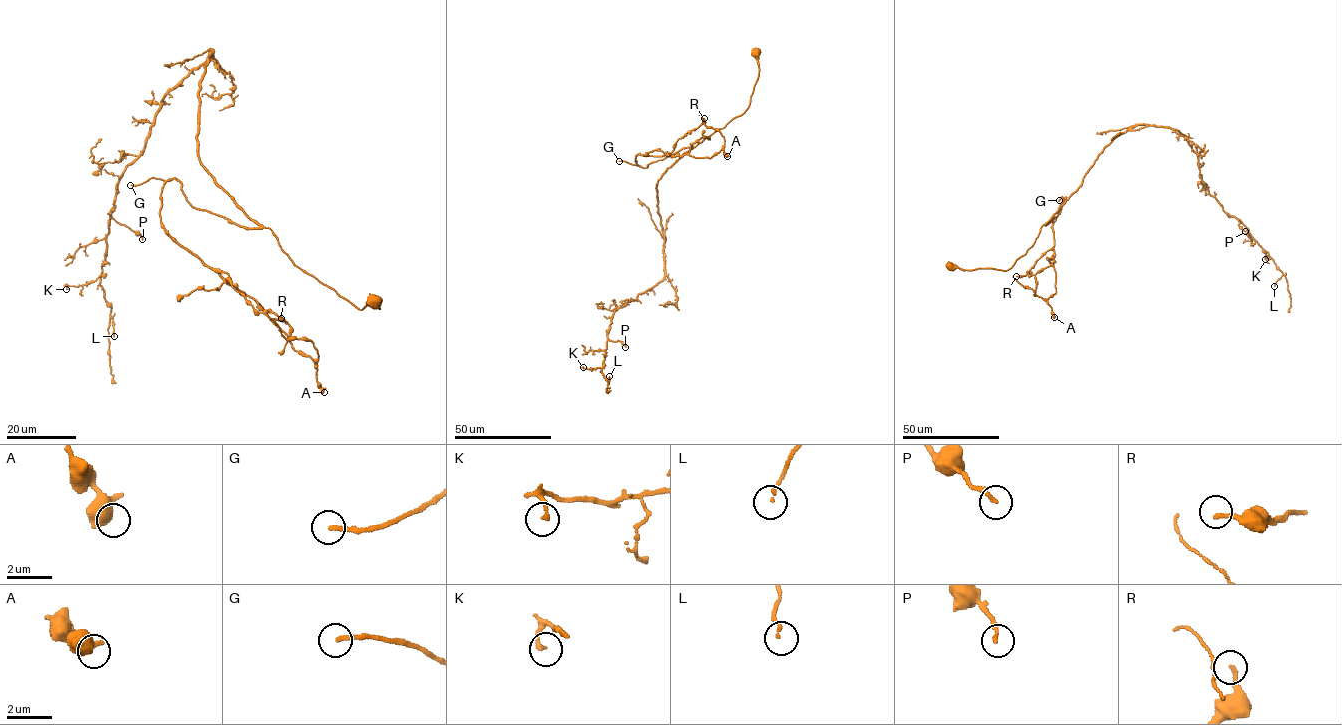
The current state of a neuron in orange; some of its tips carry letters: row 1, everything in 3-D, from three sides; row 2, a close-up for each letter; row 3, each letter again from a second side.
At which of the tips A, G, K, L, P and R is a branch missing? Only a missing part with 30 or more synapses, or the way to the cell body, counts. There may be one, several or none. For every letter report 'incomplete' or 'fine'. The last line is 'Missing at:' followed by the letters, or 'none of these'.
A: fine
G: incomplete
K: fine
L: fine
P: fine
R: fine
Missing at: G

